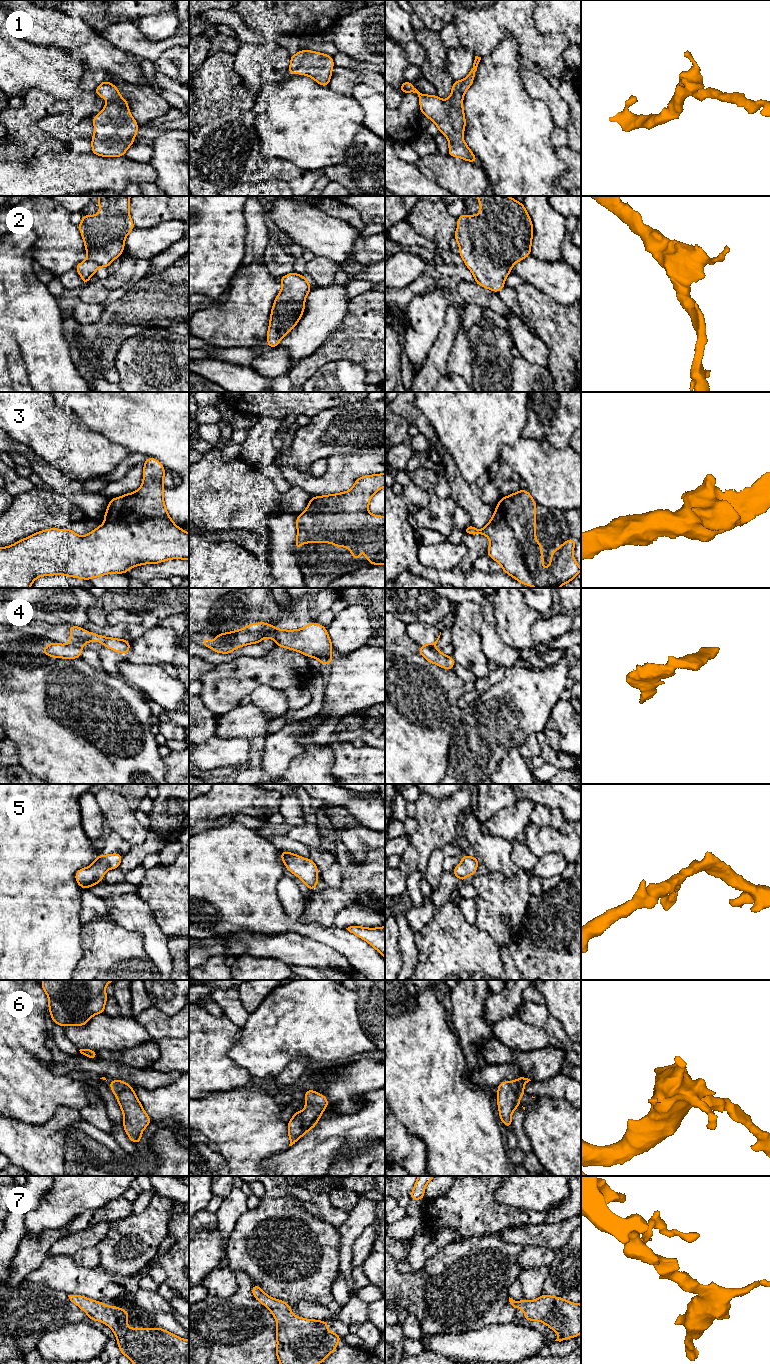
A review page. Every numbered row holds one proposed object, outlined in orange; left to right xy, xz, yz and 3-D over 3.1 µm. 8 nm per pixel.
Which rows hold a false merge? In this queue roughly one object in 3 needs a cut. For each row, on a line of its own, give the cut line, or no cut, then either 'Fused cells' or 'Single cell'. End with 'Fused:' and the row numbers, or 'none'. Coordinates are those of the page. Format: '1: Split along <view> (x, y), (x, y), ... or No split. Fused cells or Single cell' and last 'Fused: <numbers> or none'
1: No split. Single cell
2: No split. Single cell
3: No split. Single cell
4: Split along xz (273, 626), (266, 629), (262, 635). Fused cells
5: No split. Single cell
6: No split. Single cell
7: No split. Single cell
Fused: 4

